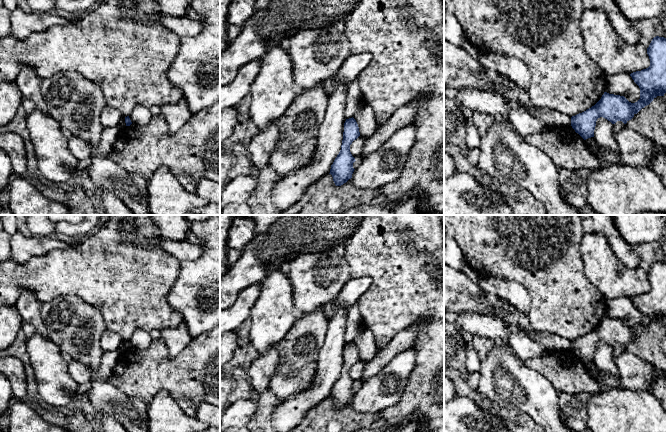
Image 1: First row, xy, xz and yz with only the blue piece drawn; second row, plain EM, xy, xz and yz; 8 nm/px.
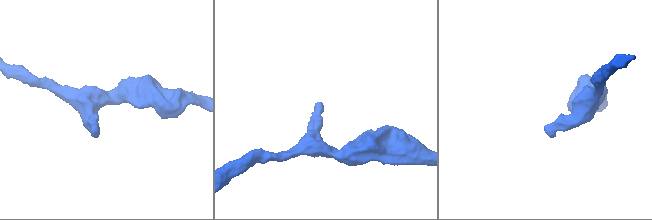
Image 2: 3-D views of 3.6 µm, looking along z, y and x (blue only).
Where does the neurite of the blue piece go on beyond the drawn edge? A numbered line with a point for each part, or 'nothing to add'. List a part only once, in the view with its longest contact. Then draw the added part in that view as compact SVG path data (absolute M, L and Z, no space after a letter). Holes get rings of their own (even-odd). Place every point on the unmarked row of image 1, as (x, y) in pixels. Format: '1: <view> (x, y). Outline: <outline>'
nothing to add

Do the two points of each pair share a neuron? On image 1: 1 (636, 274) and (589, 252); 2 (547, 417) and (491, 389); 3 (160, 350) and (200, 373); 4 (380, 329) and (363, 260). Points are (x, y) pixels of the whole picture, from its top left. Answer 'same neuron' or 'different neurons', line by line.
1: same neuron
2: same neuron
3: same neuron
4: same neuron

